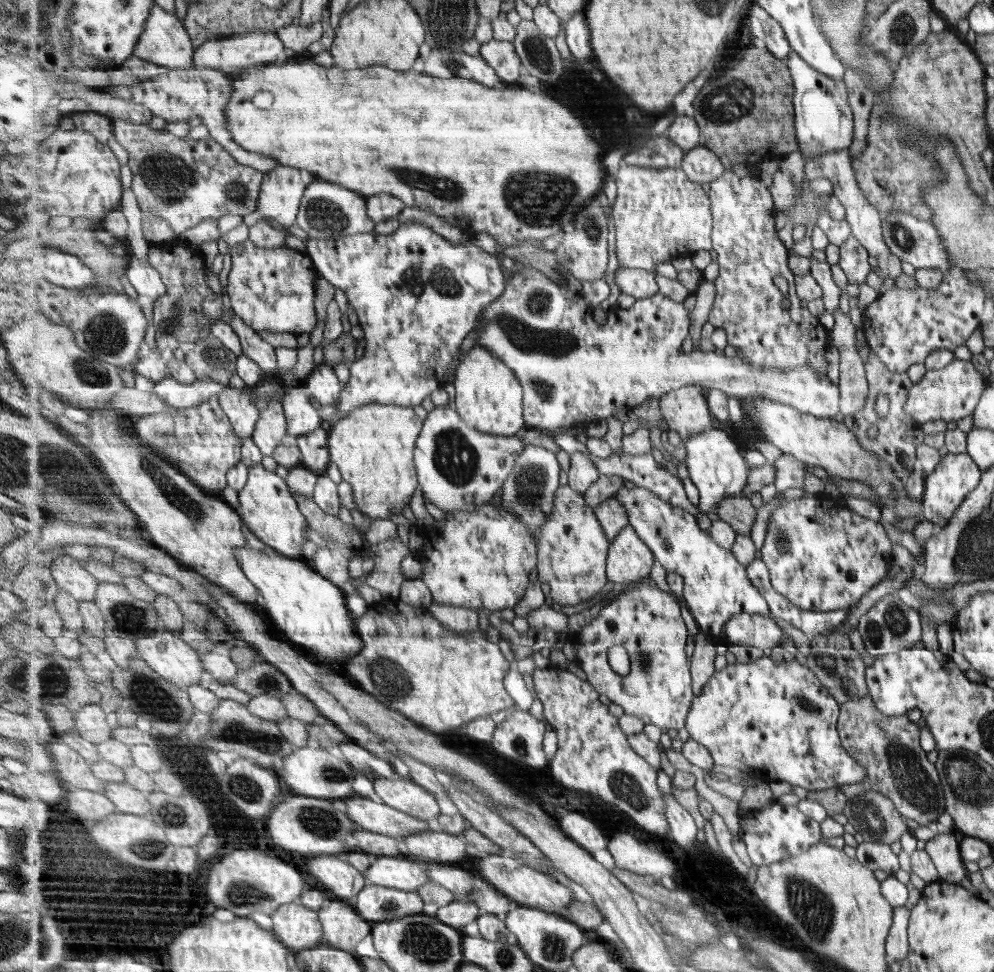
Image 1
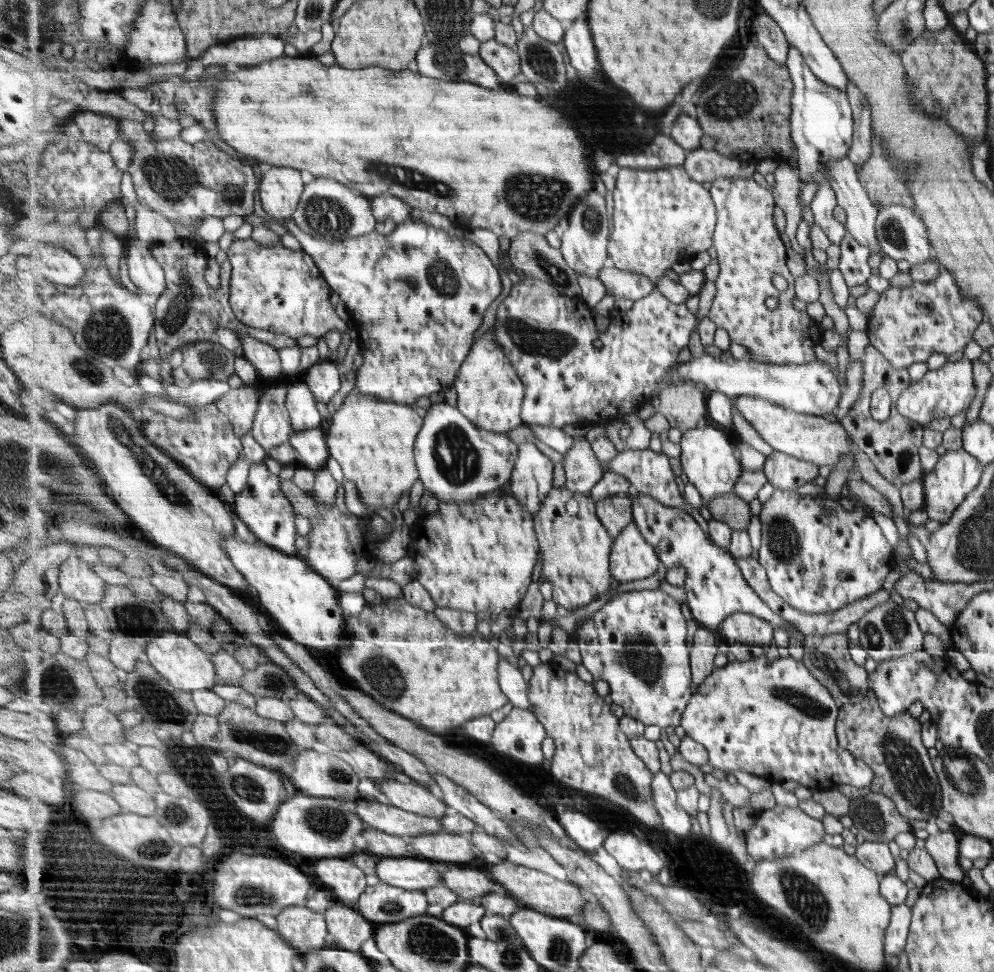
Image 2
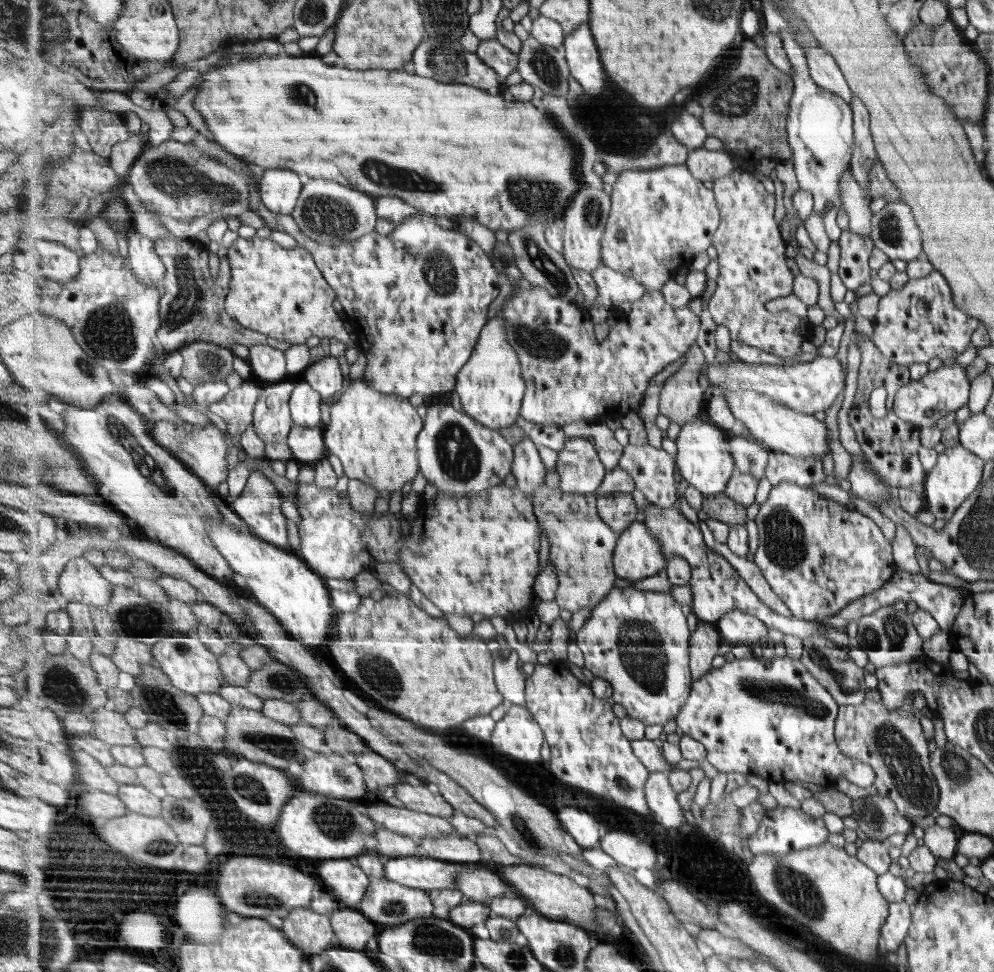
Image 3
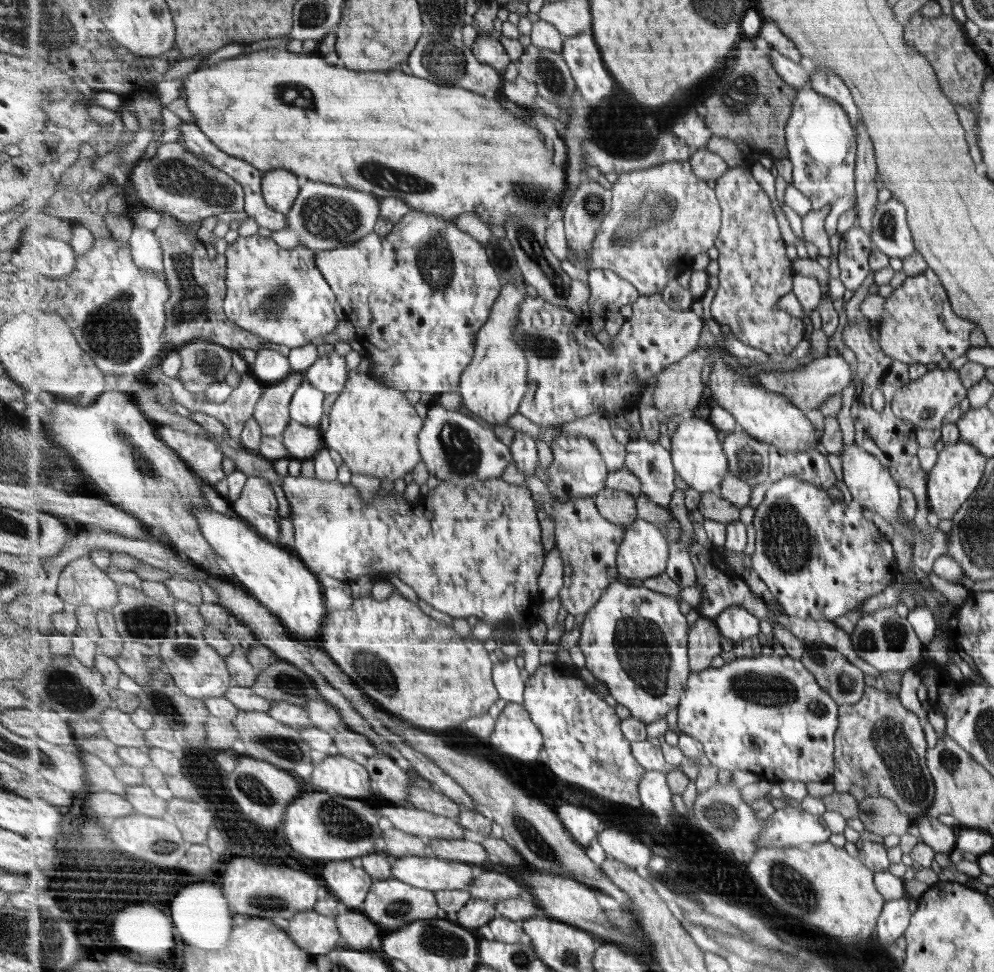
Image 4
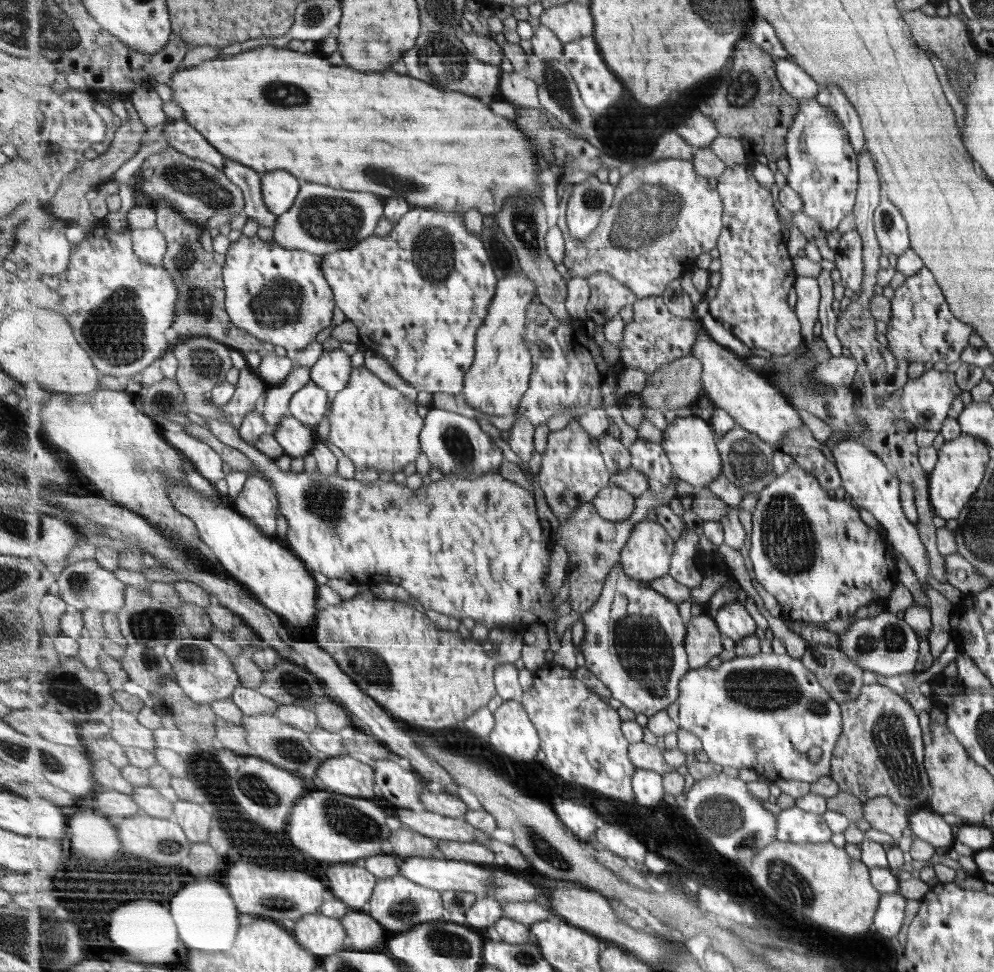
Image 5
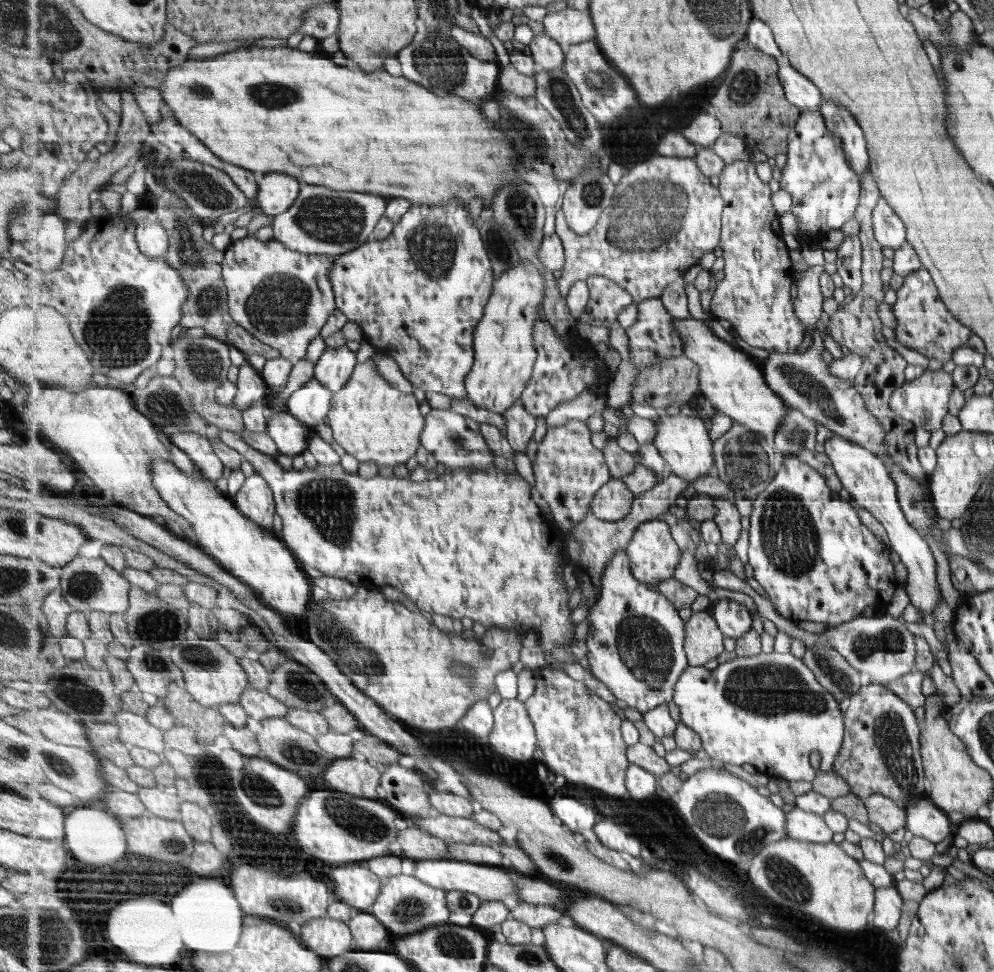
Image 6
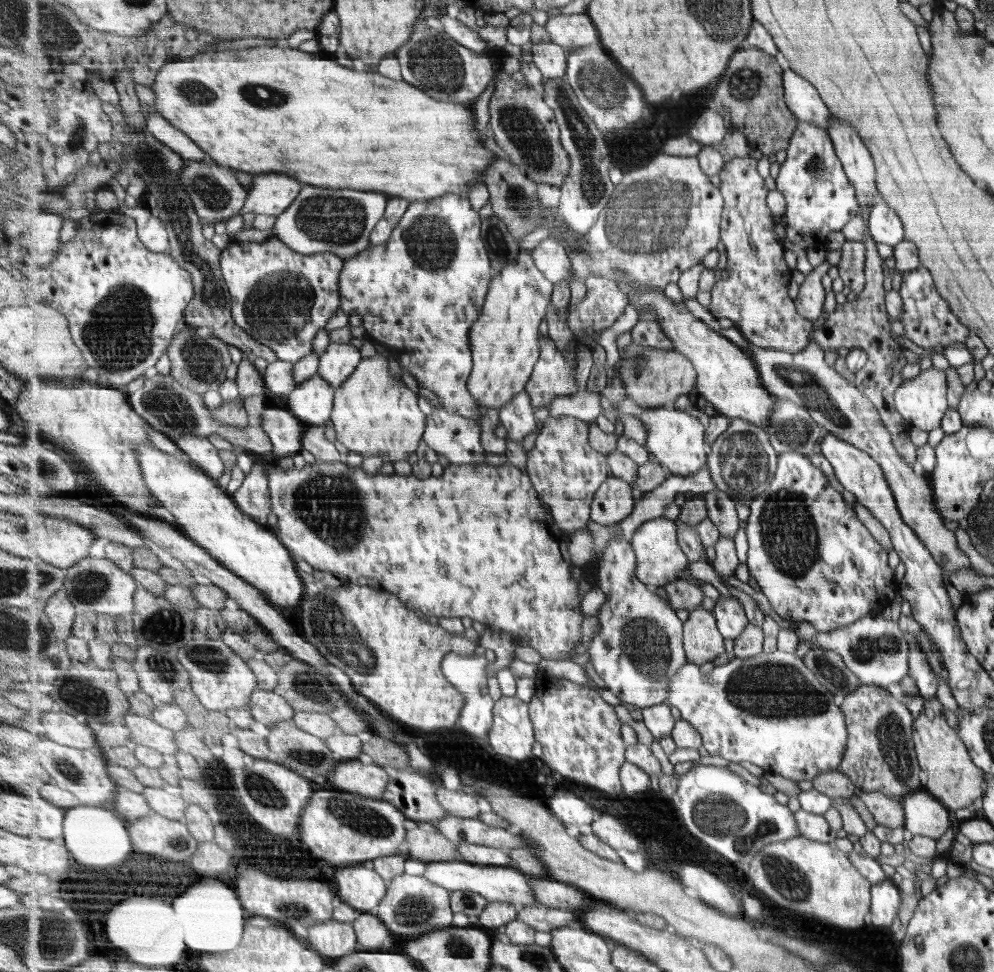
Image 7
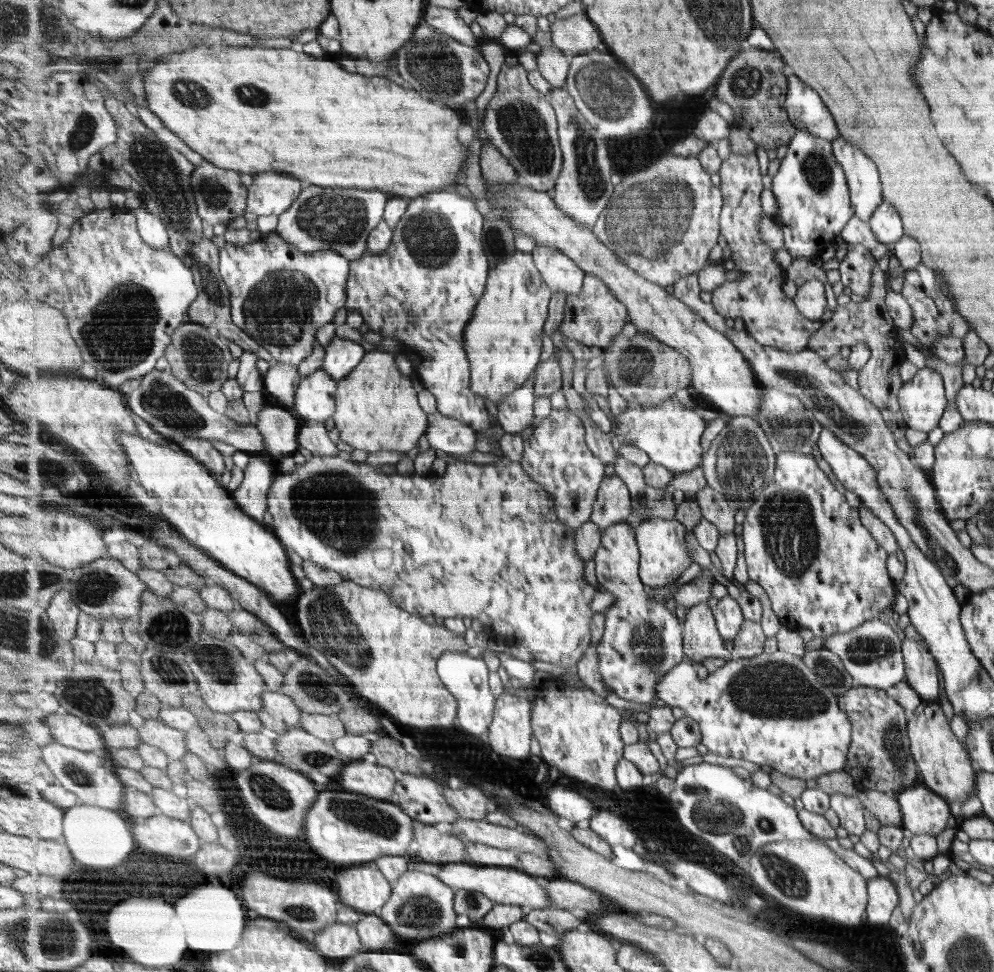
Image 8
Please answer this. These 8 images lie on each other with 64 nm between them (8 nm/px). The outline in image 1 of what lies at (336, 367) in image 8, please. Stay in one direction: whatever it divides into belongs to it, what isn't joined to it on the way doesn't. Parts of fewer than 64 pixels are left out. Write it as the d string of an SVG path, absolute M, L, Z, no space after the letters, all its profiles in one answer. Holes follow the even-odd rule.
M323 362L315 366L304 384L320 405L329 406L333 402L338 402L342 393L342 384L339 382L333 366L327 366Z

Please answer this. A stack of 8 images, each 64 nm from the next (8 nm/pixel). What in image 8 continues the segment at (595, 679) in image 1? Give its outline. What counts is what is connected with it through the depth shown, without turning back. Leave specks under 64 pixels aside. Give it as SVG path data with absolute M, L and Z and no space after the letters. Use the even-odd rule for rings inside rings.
M627 522L603 530L602 544L595 559L596 577L616 601L605 610L605 634L598 642L596 652L598 672L613 693L631 702L651 704L659 699L657 684L675 666L686 661L684 625L665 603L650 598L640 578L640 559L635 529Z

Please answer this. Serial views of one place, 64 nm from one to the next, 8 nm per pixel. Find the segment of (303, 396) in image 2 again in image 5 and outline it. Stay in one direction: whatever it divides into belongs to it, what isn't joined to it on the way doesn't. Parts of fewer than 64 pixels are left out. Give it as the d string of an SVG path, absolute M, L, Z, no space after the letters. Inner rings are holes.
M309 381L291 399L290 414L307 426L316 427L328 416L332 395L316 382Z

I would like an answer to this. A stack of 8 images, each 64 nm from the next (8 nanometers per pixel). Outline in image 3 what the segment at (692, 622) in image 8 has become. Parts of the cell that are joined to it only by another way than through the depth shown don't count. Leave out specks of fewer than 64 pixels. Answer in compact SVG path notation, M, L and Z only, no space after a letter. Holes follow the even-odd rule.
M698 621L692 632L690 651L690 667L694 680L699 680L714 668L714 661L719 655L723 640L717 626Z

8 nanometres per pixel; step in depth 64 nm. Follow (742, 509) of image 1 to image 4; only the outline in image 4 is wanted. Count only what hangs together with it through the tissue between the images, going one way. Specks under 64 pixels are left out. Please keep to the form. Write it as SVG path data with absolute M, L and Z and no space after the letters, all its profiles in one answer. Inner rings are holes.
M719 491L701 492L697 509L705 520L711 519L725 525L741 520L740 508L725 499Z

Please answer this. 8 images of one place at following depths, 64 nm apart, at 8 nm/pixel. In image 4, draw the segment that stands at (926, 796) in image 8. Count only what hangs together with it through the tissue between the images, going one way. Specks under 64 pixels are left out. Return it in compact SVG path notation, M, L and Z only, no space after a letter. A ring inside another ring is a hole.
M926 815L910 818L919 831L921 842L929 846L934 853L949 855L956 846L955 834L951 827L942 824L937 818L928 819Z

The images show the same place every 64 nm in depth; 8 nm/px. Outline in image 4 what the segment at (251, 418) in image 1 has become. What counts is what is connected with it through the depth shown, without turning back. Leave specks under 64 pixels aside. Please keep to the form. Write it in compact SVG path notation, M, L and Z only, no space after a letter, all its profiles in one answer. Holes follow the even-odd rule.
M159 361L153 363L153 365L146 371L145 375L139 379L139 383L150 385L150 384L166 384L171 388L173 392L173 398L176 403L179 403L182 407L185 407L190 412L197 411L203 412L207 415L219 418L227 428L229 428L229 435L238 444L241 444L242 432L245 430L245 424L254 418L255 409L261 395L263 395L263 389L265 383L261 382L254 374L245 374L241 376L239 384L234 388L233 393L227 401L223 404L211 403L207 400L202 399L200 396L197 399L193 399L192 395L183 388L181 382L177 378L171 378L162 372L161 364Z

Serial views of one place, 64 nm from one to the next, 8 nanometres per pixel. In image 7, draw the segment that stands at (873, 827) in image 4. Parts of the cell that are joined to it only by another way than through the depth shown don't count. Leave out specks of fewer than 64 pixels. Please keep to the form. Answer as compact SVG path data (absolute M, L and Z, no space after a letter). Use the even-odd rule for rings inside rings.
M880 792L859 794L866 803L868 809L873 813L877 825L887 828L904 826L904 814L898 800L893 800Z

